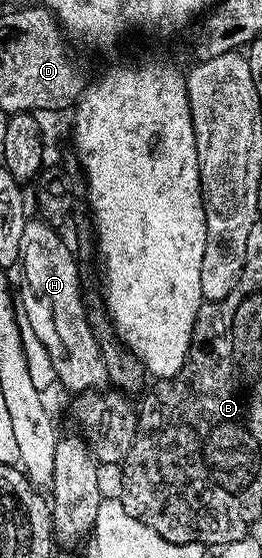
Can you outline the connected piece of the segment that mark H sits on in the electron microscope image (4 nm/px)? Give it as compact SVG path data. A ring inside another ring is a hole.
M29 219L25 223L25 231L21 231L18 268L23 269L23 282L17 285L17 301L25 321L49 353L56 382L60 386L63 384L71 395L102 390L108 384L105 364L87 318L87 306L84 305L85 289L79 286L81 265L72 246L70 244L67 246L59 238L59 233L53 226L46 225L43 221Z

